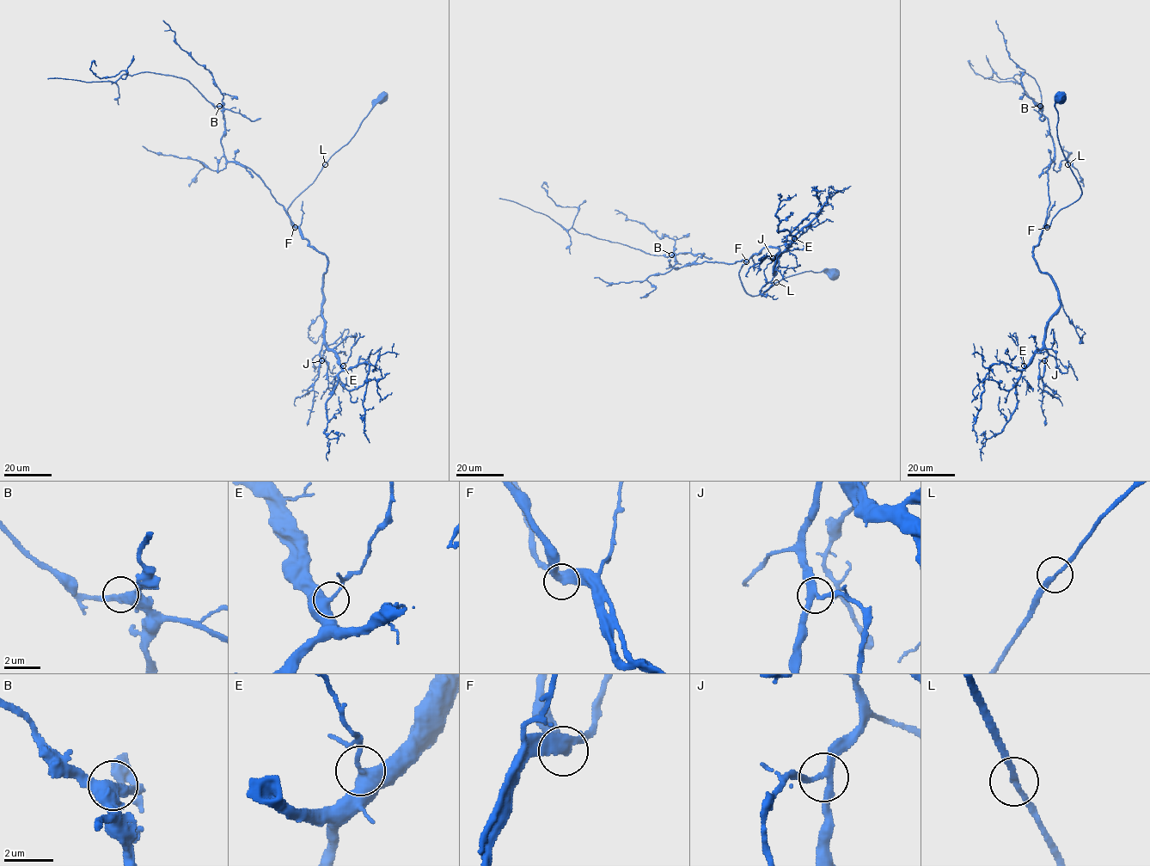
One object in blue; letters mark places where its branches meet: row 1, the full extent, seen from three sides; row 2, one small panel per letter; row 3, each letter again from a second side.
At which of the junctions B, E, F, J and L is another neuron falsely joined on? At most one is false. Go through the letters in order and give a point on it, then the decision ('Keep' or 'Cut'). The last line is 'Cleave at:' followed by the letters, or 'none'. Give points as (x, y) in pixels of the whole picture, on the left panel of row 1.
B: Place: (219, 106). Keep
E: Place: (343, 365). Keep
F: Place: (295, 227). Keep
J: Place: (321, 360). Keep
L: Place: (325, 164). Keep
Cleave at: none

